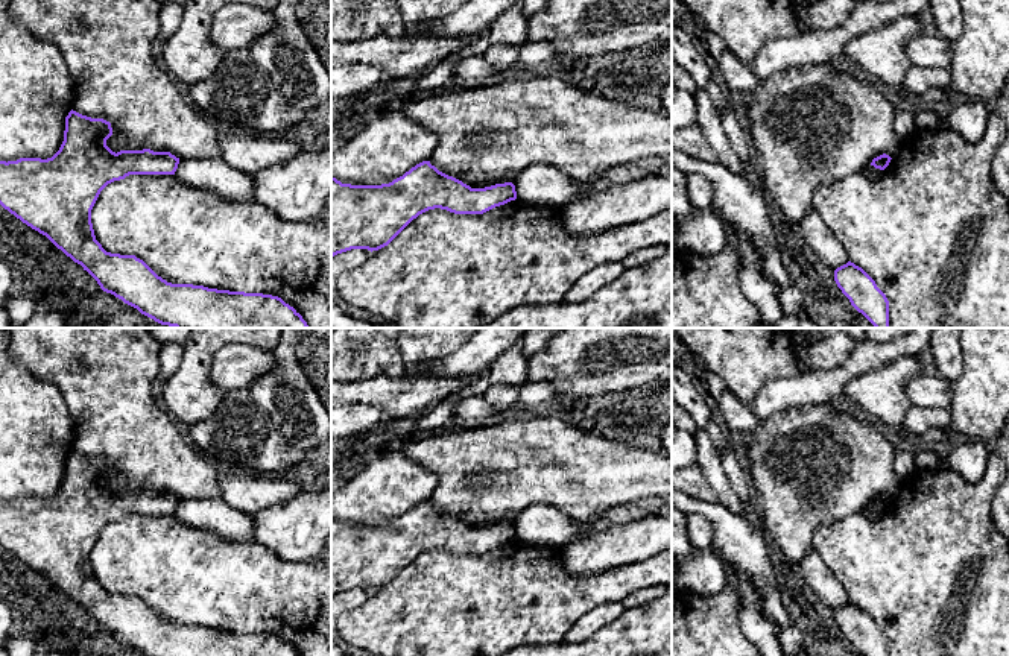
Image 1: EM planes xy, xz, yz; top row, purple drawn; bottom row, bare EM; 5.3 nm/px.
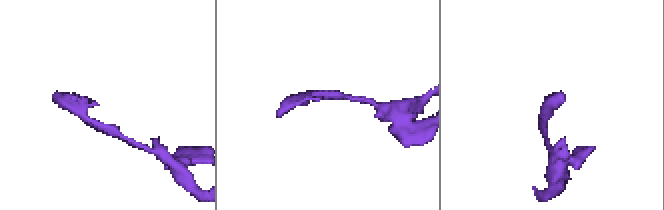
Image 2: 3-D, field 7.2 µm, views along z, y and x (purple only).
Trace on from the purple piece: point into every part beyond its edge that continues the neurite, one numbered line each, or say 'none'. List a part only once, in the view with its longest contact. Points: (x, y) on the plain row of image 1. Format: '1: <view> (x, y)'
none

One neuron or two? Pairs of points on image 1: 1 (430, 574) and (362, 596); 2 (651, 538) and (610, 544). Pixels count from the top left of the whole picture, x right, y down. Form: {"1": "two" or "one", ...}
{"1": "two", "2": "one"}

